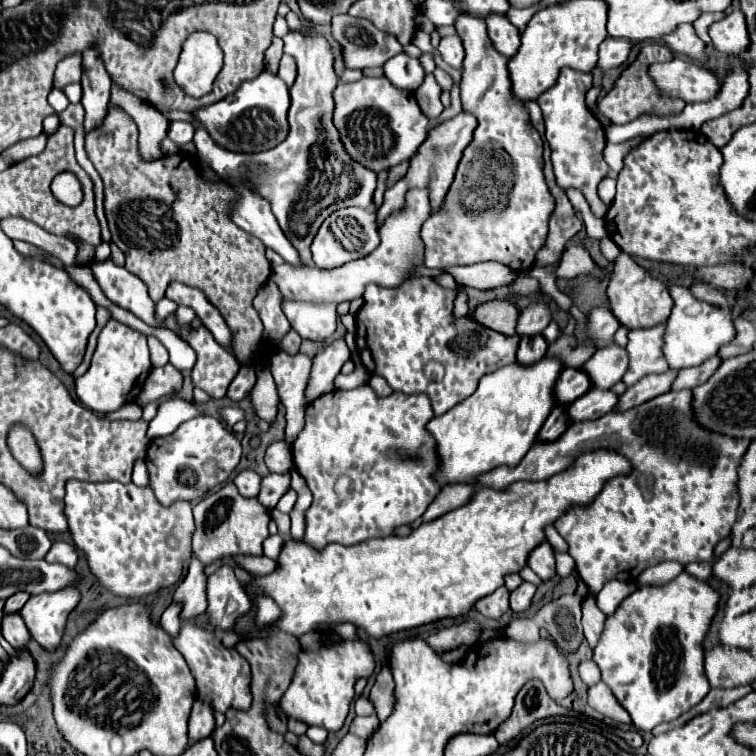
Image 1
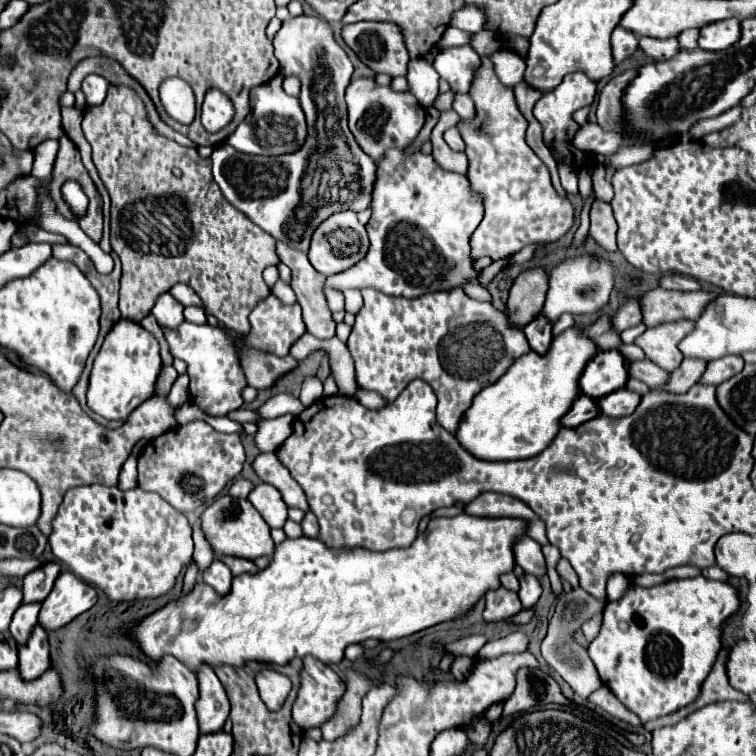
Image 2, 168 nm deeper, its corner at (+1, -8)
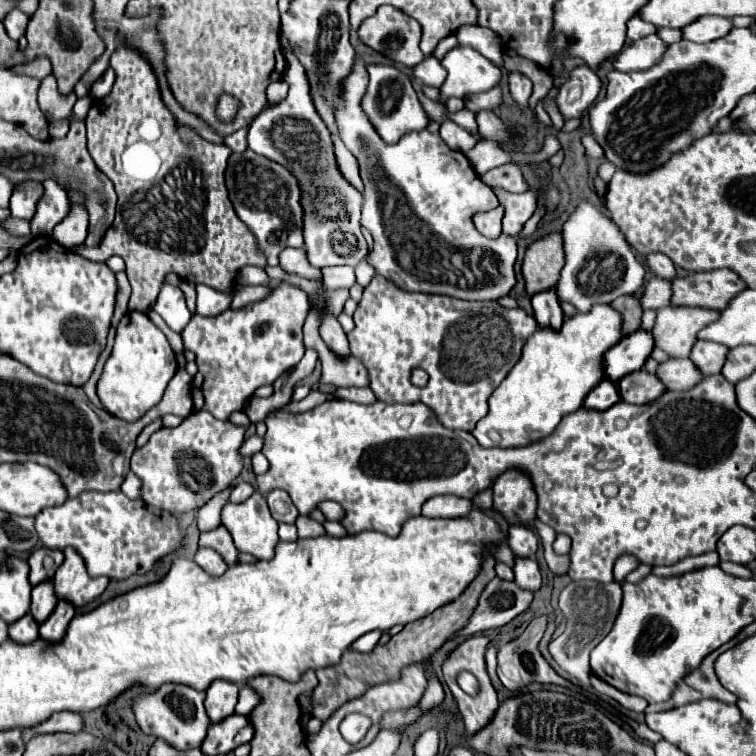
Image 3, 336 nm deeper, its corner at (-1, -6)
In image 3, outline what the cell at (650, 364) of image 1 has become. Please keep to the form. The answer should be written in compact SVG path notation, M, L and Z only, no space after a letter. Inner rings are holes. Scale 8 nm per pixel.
M665 306L657 310L657 324L651 330L655 346L665 350L671 358L687 358L691 346L697 342L695 334L717 318L719 312L709 308Z

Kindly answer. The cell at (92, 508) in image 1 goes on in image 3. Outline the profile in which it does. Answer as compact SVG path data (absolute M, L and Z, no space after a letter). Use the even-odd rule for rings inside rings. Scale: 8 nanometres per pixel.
M91 490L77 498L69 498L61 506L43 508L35 516L35 530L41 544L47 548L65 550L67 546L73 546L85 558L91 576L109 576L115 580L149 572L159 558L181 546L183 536L177 520L169 512L155 510L141 500L131 500L121 490Z

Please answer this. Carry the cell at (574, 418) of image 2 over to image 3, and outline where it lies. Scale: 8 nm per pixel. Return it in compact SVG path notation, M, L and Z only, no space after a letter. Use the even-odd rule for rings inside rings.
M603 378L601 384L597 384L585 398L585 408L591 408L591 410L607 410L611 408L613 404L617 404L621 398L619 398L619 388L615 382Z

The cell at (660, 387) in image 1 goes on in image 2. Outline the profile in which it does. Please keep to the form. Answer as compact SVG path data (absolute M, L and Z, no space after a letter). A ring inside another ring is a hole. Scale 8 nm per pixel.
M685 358L681 362L681 366L671 372L669 384L665 384L665 388L657 388L657 390L669 392L669 394L685 394L701 378L701 372L705 370L705 366L707 364L703 360Z

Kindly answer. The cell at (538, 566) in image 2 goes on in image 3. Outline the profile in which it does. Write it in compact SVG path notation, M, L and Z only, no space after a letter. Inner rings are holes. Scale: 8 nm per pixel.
M509 526L509 538L507 538L511 550L515 556L521 556L521 558L535 558L535 552L537 552L537 534L531 530L531 528L525 528L525 526Z

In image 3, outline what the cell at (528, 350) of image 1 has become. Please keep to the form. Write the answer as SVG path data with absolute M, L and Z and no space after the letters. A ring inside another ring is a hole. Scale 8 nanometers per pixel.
M555 288L533 294L531 302L533 302L533 310L535 310L535 320L539 326L549 326L553 330L561 328L563 308L561 308L561 302L559 302Z

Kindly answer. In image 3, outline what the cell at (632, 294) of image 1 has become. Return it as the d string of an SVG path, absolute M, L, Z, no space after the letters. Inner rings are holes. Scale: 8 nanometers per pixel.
M727 268L689 274L673 280L671 304L723 310L723 306L727 306L727 302L731 302L731 298L745 286L747 284Z

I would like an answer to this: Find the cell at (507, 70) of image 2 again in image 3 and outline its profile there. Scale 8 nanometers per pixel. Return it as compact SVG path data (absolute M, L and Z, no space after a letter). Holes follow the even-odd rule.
M511 72L509 74L509 90L511 90L511 96L517 102L519 110L527 112L527 98L531 96L531 80L525 78L523 74Z

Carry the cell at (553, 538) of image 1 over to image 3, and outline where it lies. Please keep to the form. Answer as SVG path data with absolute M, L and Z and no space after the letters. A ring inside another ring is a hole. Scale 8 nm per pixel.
M505 470L495 480L493 494L495 510L499 510L505 516L505 520L509 520L509 524L531 524L537 516L537 494L529 474L525 474L523 470Z

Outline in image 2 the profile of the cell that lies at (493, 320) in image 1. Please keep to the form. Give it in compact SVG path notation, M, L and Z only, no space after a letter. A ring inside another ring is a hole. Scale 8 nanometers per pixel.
M525 270L519 274L511 286L505 316L509 316L509 322L517 328L523 328L533 320L533 316L541 314L545 292L547 292L547 274L537 270Z

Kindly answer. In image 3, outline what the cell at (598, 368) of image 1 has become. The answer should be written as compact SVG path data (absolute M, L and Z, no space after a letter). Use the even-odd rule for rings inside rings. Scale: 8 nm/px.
M671 358L663 362L657 370L657 376L667 390L691 390L691 386L697 386L705 378L691 358Z

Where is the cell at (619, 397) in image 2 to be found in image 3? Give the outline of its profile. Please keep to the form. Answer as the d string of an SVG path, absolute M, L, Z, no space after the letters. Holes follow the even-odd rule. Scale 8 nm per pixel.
M637 370L619 378L619 394L629 404L647 404L665 392L665 386L655 378L655 372Z

